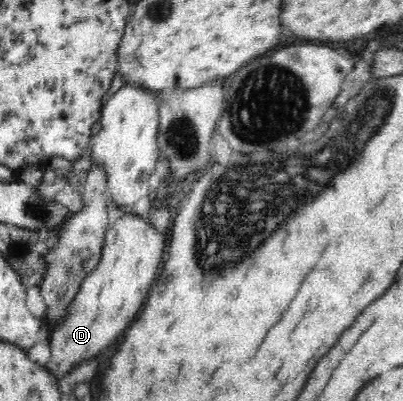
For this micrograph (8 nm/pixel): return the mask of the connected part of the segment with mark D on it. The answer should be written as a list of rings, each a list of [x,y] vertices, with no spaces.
[[[126,210],[123,218],[109,224],[101,248],[99,263],[85,276],[81,288],[67,306],[62,322],[49,331],[51,357],[44,367],[61,378],[85,359],[113,350],[117,337],[139,313],[153,287],[165,247],[165,235],[157,232],[149,217],[135,215]]]

